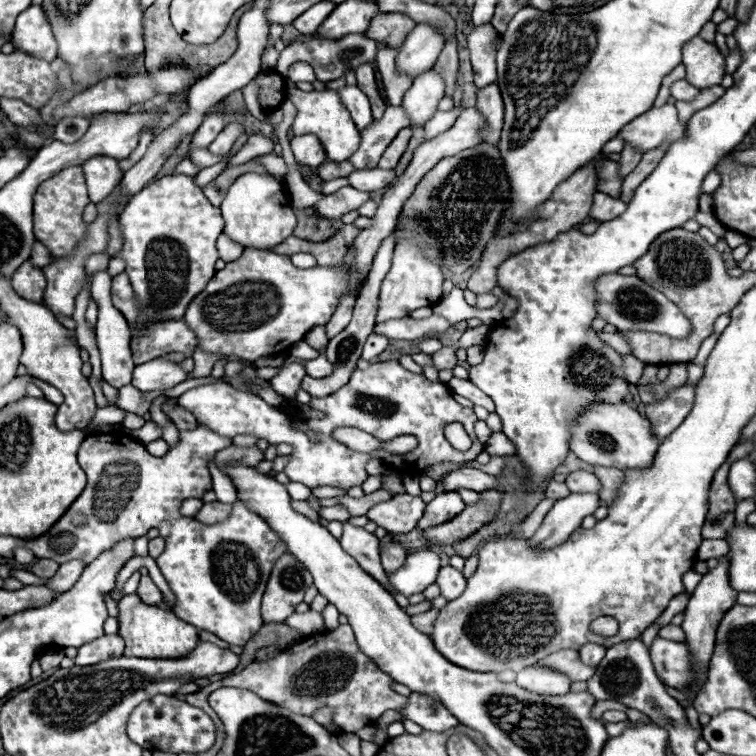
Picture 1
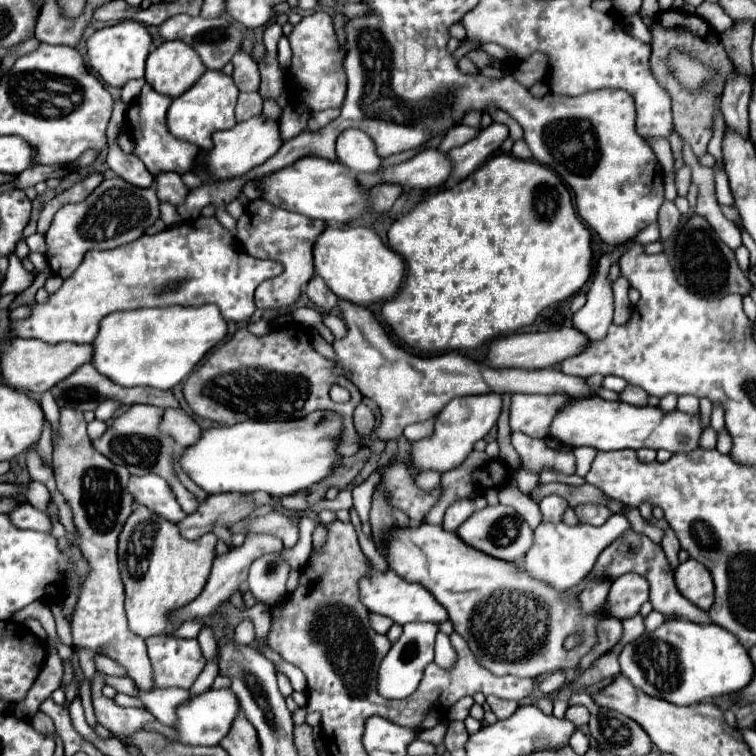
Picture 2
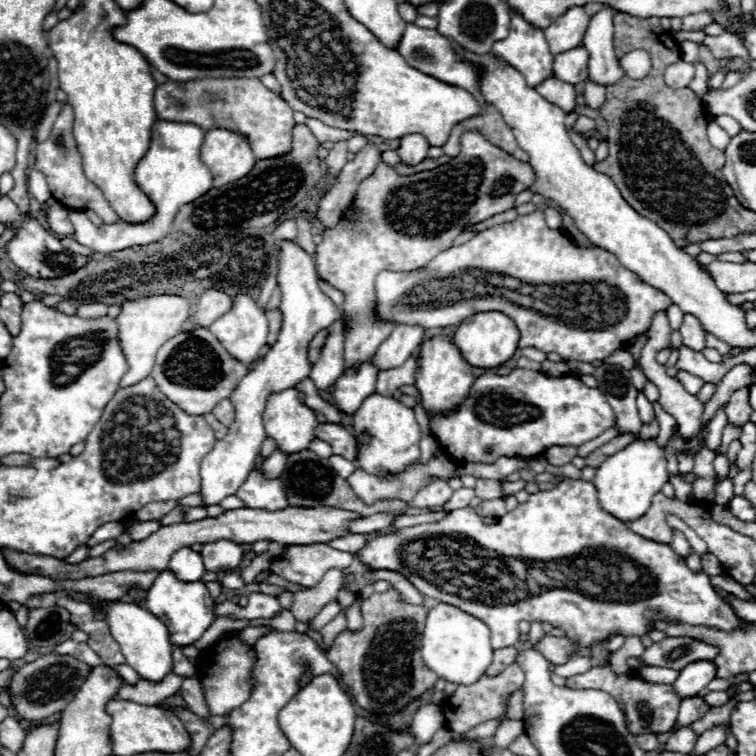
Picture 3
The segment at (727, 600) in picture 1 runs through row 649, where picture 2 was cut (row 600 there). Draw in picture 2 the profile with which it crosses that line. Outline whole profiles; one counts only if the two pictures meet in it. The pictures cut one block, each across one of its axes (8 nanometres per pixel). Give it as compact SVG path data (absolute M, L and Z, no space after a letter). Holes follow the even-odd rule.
M692 558L682 562L674 572L674 580L684 598L702 610L710 610L714 604L714 582L704 564Z

